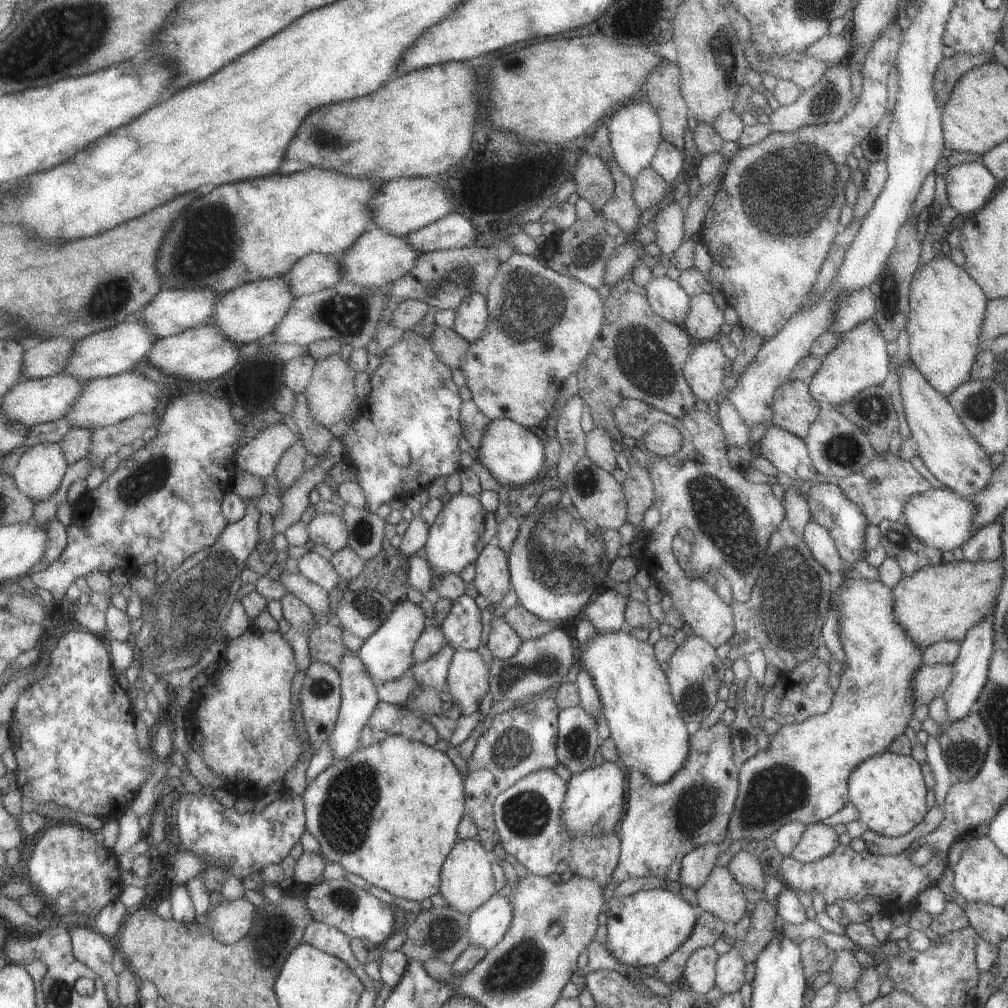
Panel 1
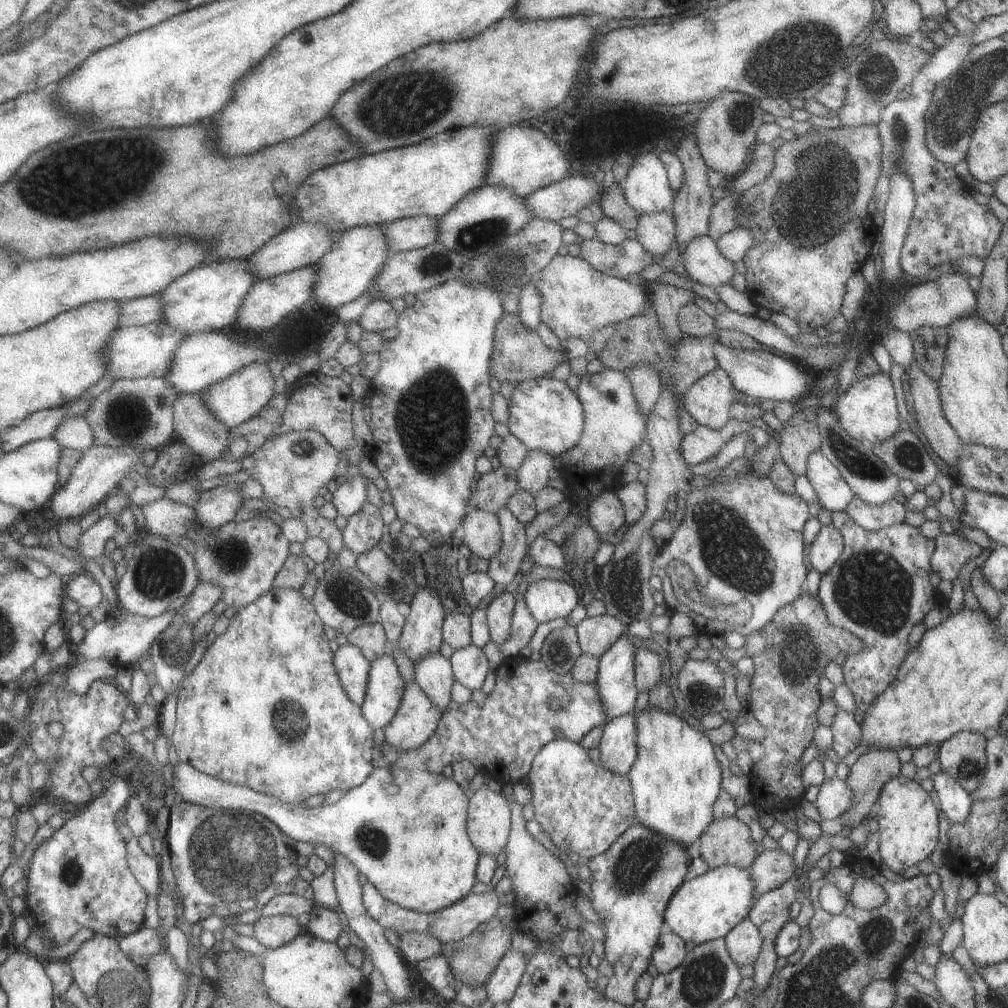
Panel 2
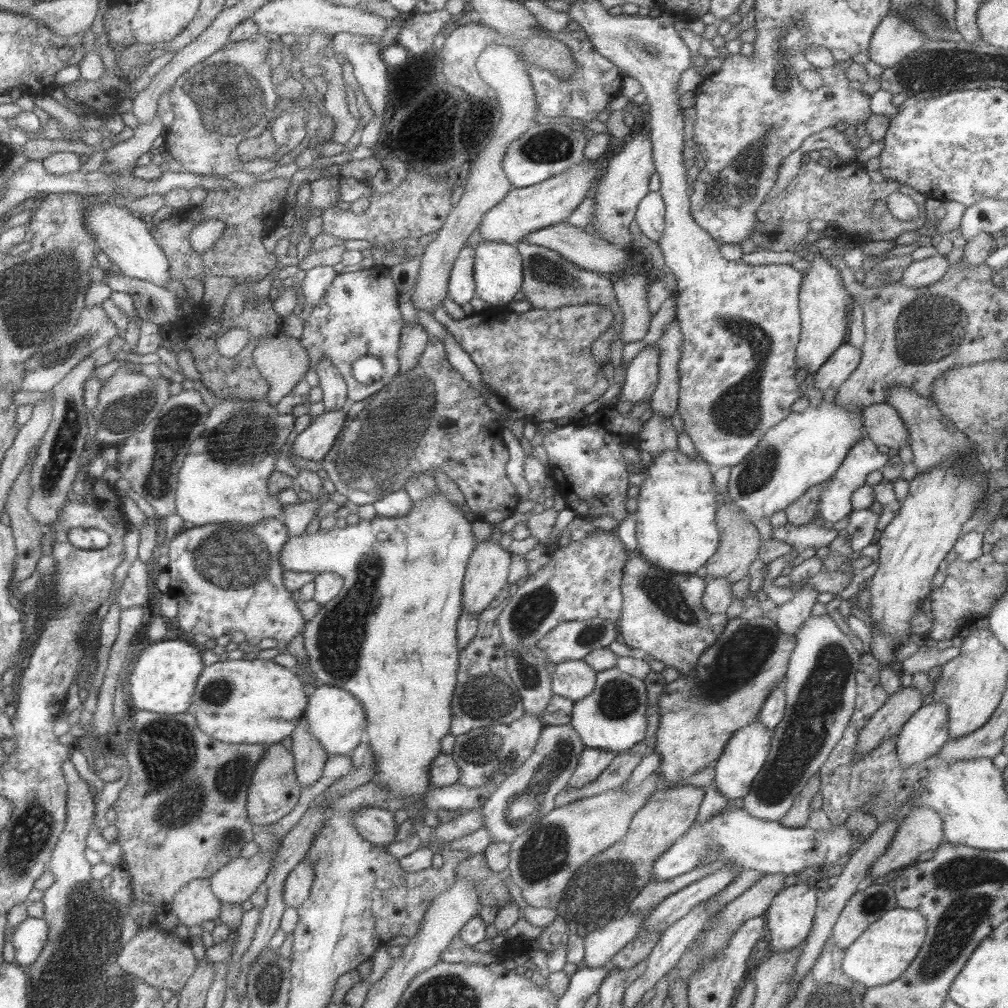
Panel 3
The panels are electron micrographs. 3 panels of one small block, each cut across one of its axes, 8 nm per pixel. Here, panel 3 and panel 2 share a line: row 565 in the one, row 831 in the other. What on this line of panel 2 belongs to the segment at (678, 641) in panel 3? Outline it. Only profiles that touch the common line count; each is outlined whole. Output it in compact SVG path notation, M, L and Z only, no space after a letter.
M637 822L609 849L585 861L592 876L590 903L605 932L605 940L602 940L604 959L613 968L613 976L608 978L602 992L605 998L625 1006L631 1006L635 1001L633 986L647 968L655 938L665 929L663 910L684 881L690 862L686 849L679 846L679 842L673 842Z

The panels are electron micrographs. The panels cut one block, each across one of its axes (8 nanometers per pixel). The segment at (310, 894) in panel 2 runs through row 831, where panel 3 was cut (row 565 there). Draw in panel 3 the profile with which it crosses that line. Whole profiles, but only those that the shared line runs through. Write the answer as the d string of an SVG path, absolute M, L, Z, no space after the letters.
M267 518L255 526L217 523L179 530L170 543L168 568L172 586L170 593L179 599L179 630L193 635L205 634L214 639L241 631L252 645L259 644L263 638L274 638L278 641L277 649L287 653L289 644L299 634L303 636L307 626L307 619L285 581L282 554L290 537L288 526L281 518Z

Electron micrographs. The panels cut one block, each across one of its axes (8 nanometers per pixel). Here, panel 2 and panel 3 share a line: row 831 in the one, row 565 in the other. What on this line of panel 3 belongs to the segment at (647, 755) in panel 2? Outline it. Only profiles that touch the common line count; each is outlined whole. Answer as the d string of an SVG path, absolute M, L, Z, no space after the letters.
M677 448L652 457L636 497L633 514L635 550L646 557L649 564L661 570L693 574L707 562L719 544L719 531L715 524L718 494L712 482L714 469L698 455L689 458Z

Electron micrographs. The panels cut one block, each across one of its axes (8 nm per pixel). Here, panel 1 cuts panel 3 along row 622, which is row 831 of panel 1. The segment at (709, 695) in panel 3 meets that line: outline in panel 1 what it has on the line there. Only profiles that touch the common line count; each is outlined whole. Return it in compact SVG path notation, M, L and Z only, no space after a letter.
M847 576L834 596L838 611L838 637L844 654L844 666L838 678L829 708L823 714L783 725L768 737L767 748L738 766L738 793L727 827L727 836L743 843L758 843L768 839L784 824L811 825L834 815L848 802L848 774L862 760L885 752L905 727L915 707L910 689L910 678L921 666L922 651L906 636L894 621L891 589L881 581Z

